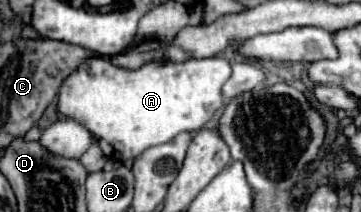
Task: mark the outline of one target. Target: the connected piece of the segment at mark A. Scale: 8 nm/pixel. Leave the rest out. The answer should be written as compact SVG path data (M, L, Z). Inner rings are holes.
M93 55L63 81L57 111L83 123L107 159L125 163L141 155L147 147L171 141L181 131L193 133L203 129L225 105L221 89L229 75L231 65L221 57L187 59L183 63L163 59L131 71Z

